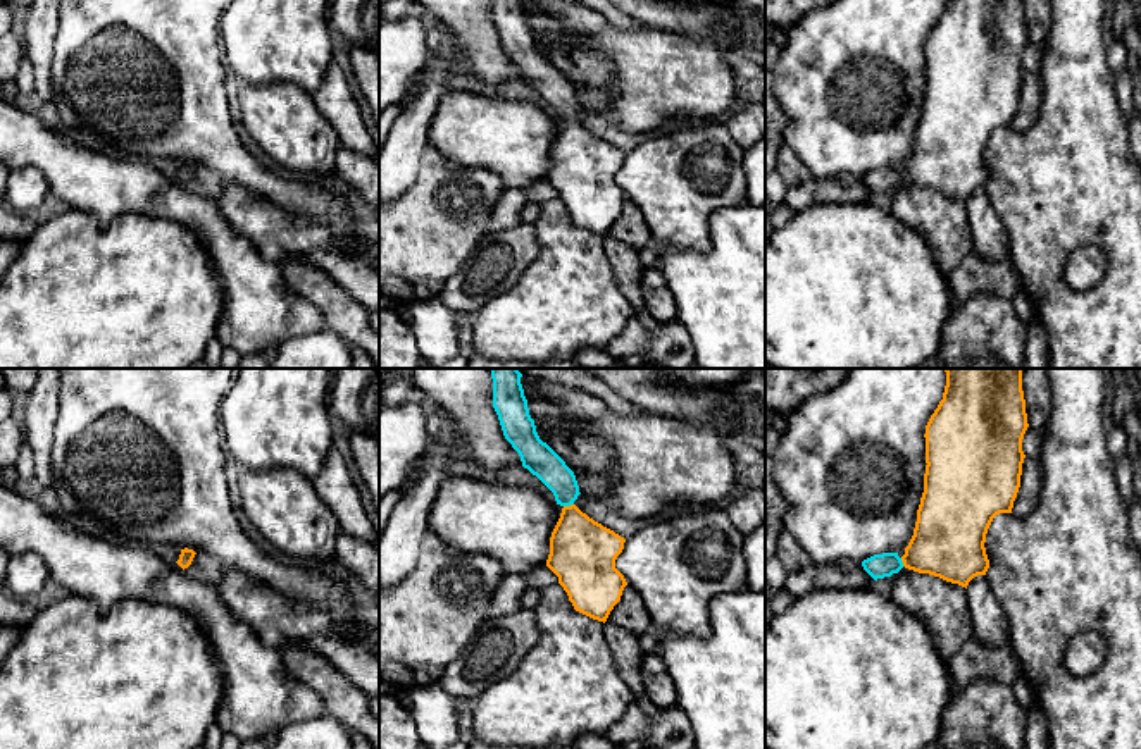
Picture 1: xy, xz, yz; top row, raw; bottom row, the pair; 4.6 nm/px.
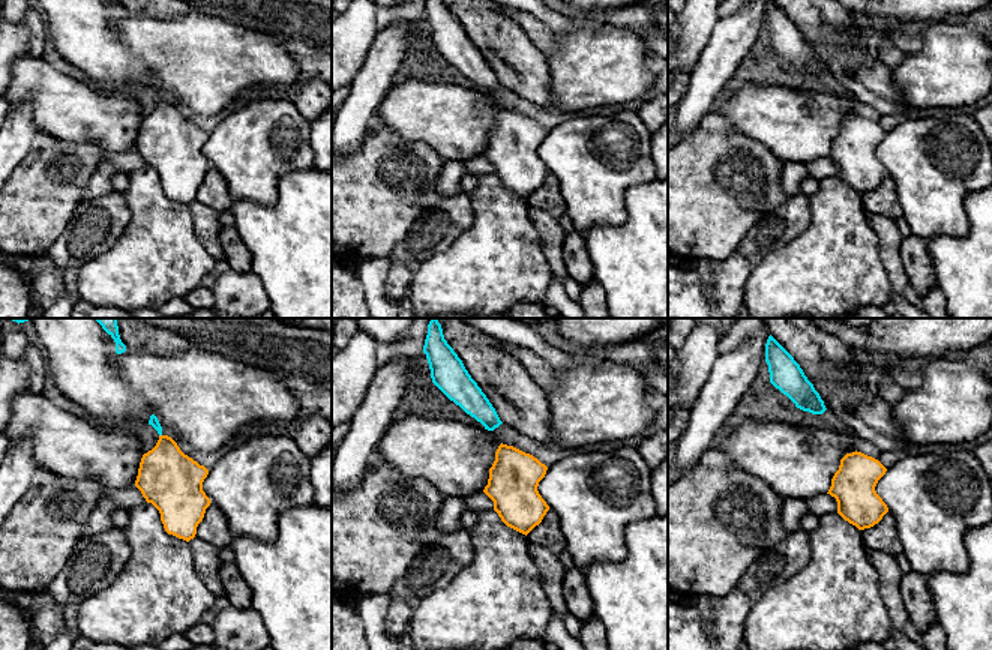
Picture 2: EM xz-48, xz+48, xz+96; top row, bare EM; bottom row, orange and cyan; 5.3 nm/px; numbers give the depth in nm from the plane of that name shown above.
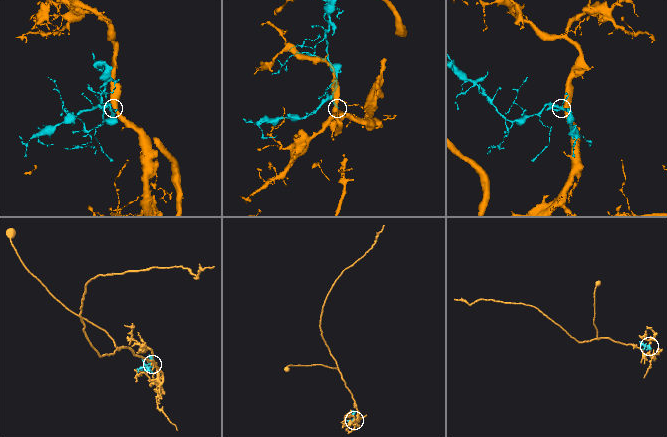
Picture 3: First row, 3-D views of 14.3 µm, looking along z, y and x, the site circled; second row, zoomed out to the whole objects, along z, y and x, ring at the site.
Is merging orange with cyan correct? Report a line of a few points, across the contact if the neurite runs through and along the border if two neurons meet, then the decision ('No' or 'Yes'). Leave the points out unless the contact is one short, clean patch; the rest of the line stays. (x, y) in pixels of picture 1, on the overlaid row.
Line: xz (583, 553), (578, 546), (567, 507), (561, 479), (542, 460). Yes

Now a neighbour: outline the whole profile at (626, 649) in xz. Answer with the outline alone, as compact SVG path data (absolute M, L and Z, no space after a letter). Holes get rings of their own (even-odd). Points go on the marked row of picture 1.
M610 622L603 623L603 637L612 649L617 672L633 696L645 696L646 692L641 678L641 661L645 653L641 651L639 637Z

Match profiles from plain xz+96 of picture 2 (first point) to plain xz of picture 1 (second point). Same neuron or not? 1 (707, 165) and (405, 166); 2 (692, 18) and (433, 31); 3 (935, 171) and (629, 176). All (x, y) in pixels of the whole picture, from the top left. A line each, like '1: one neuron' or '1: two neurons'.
1: two neurons
2: two neurons
3: one neuron

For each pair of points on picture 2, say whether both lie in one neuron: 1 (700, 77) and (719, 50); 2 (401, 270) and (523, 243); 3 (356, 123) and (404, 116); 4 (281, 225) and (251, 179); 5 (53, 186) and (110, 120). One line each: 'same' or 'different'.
1: same
2: different
3: different
4: different
5: different

